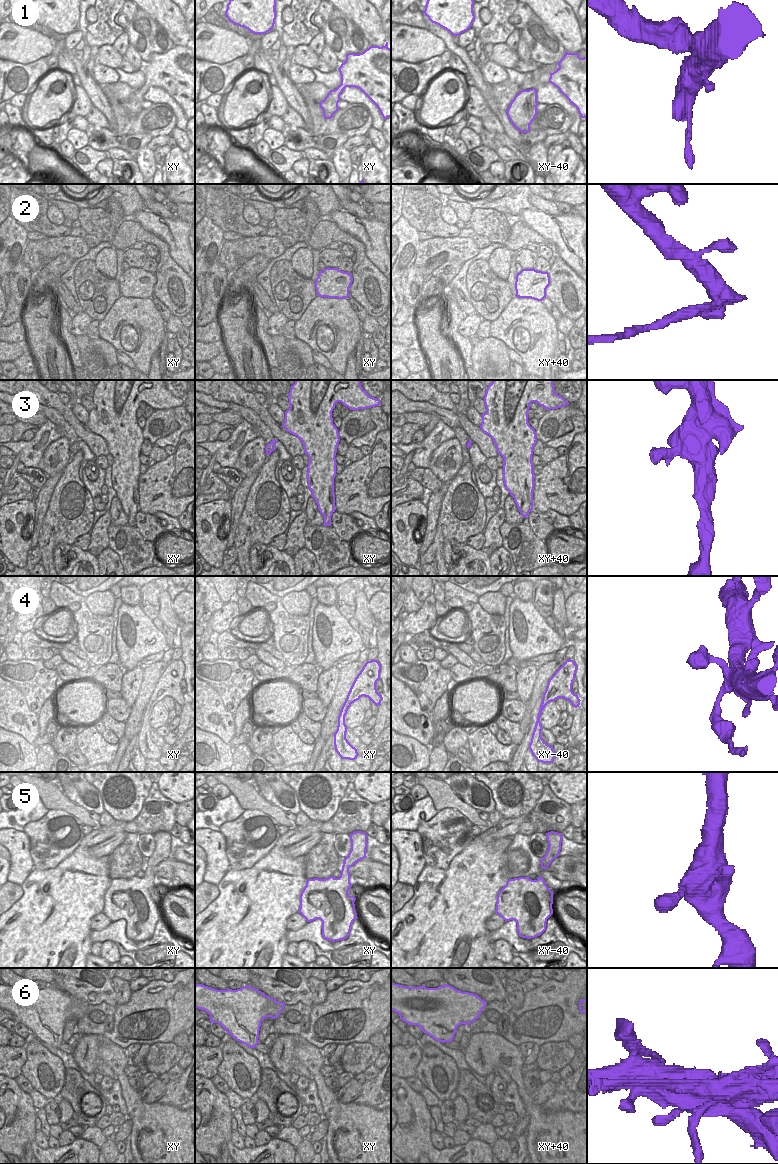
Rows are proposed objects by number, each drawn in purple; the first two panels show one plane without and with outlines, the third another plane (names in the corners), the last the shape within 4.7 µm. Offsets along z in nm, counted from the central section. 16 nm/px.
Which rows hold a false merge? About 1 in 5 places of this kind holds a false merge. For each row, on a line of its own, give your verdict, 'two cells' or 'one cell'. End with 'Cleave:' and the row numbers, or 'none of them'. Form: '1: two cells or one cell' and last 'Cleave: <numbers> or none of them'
1: one cell
2: two cells
3: one cell
4: one cell
5: one cell
6: two cells
Cleave: 2, 6

